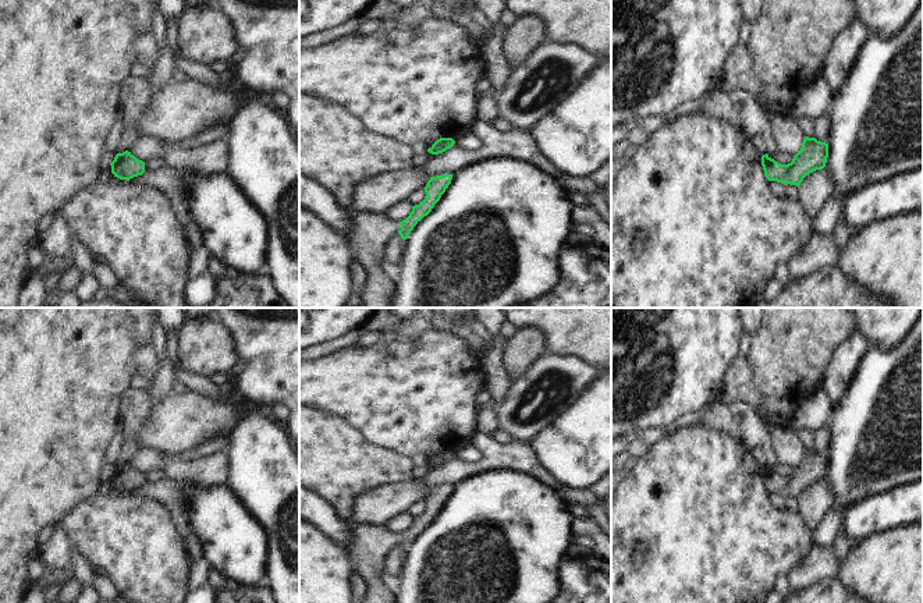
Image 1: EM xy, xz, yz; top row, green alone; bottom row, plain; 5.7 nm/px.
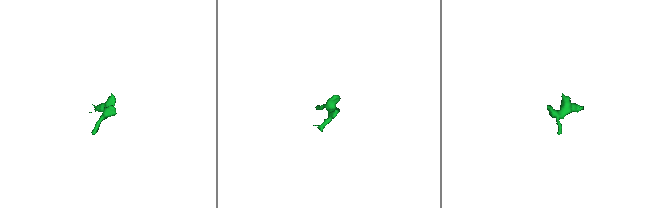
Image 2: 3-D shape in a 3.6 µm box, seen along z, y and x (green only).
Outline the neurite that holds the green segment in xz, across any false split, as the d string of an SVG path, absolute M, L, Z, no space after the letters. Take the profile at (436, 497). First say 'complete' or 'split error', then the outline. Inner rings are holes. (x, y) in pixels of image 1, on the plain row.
split error; M452 486L430 489L425 511L412 518L412 524L402 533L391 533L384 525L349 521L347 554L354 570L363 579L368 596L363 603L393 603L393 588L381 574L387 554L398 545L405 553L413 539L427 528L451 496Z

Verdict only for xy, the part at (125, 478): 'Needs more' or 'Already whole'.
Already whole.

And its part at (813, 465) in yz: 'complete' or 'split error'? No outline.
complete

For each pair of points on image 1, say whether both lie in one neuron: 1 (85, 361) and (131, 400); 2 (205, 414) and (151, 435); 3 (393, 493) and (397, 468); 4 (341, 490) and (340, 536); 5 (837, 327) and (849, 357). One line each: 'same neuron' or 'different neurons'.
1: different neurons
2: same neuron
3: different neurons
4: different neurons
5: different neurons

